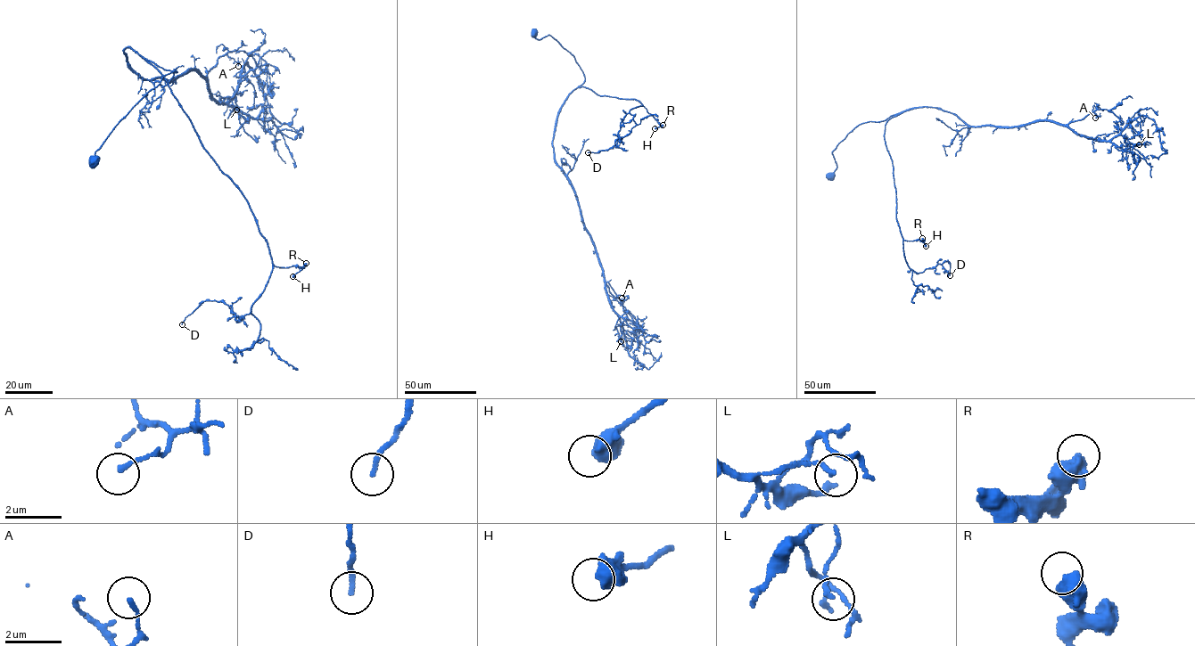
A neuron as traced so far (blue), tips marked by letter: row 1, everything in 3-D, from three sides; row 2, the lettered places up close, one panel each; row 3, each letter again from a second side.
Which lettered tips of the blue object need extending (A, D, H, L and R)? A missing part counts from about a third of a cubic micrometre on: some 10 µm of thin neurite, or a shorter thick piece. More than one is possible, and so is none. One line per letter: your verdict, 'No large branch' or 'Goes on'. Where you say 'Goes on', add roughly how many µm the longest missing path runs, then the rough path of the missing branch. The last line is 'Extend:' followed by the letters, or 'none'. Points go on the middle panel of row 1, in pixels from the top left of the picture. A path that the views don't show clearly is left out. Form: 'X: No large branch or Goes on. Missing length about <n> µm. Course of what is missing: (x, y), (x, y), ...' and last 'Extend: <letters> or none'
A: No large branch
D: Goes on. Missing length about 6 µm
H: No large branch
L: No large branch
R: No large branch
Extend: D

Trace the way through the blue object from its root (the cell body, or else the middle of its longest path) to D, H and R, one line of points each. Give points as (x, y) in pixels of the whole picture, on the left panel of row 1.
D: (94, 160), (177, 71), (146, 60), (245, 199), (272, 261), (240, 320), (231, 306), (204, 301), (182, 324)
H: (94, 160), (116, 125), (177, 71), (146, 60), (245, 199), (273, 264), (301, 268), (292, 276)
R: (94, 160), (116, 125), (177, 71), (146, 60), (166, 81), (201, 146), (245, 199), (273, 264), (306, 263)

